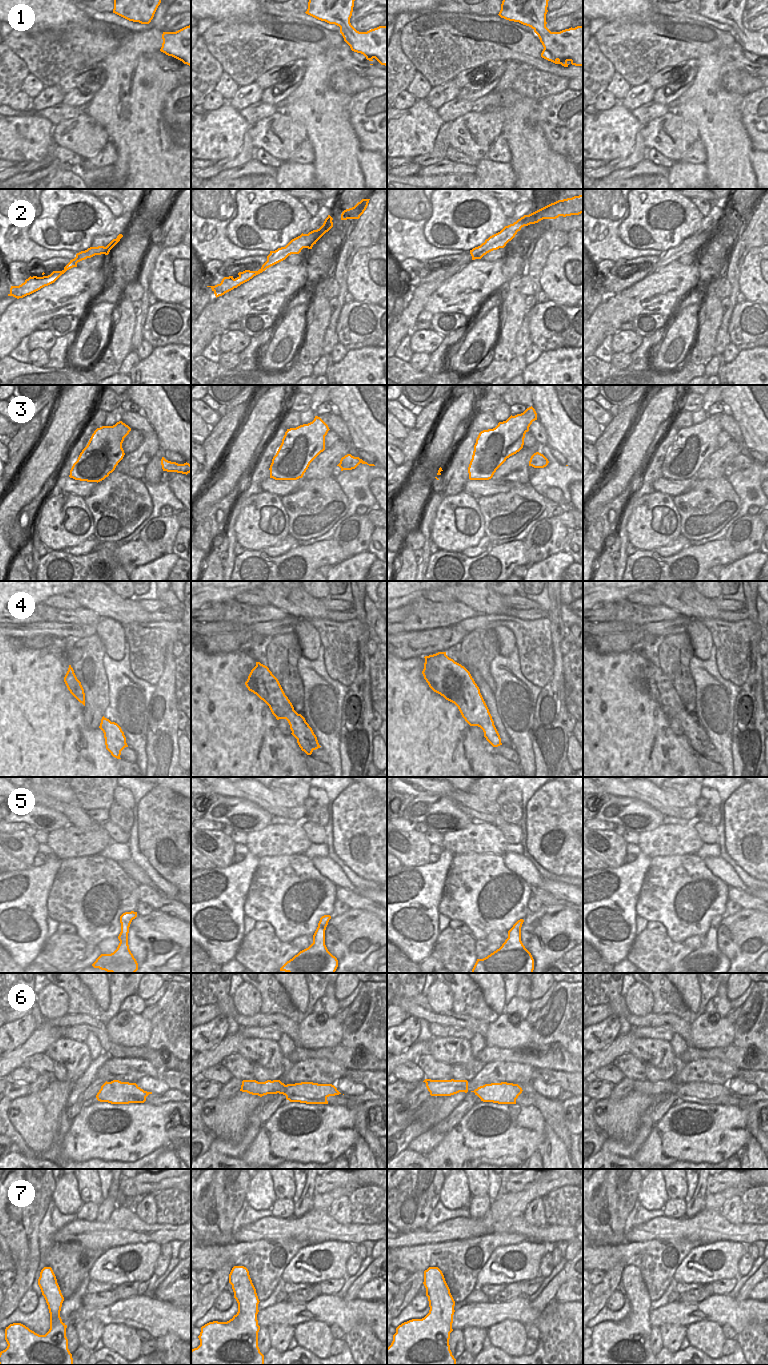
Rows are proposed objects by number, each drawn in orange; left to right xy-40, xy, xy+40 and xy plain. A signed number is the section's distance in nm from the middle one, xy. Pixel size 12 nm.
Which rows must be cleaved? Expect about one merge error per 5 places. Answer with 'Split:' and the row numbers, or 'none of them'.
Split: 3.

